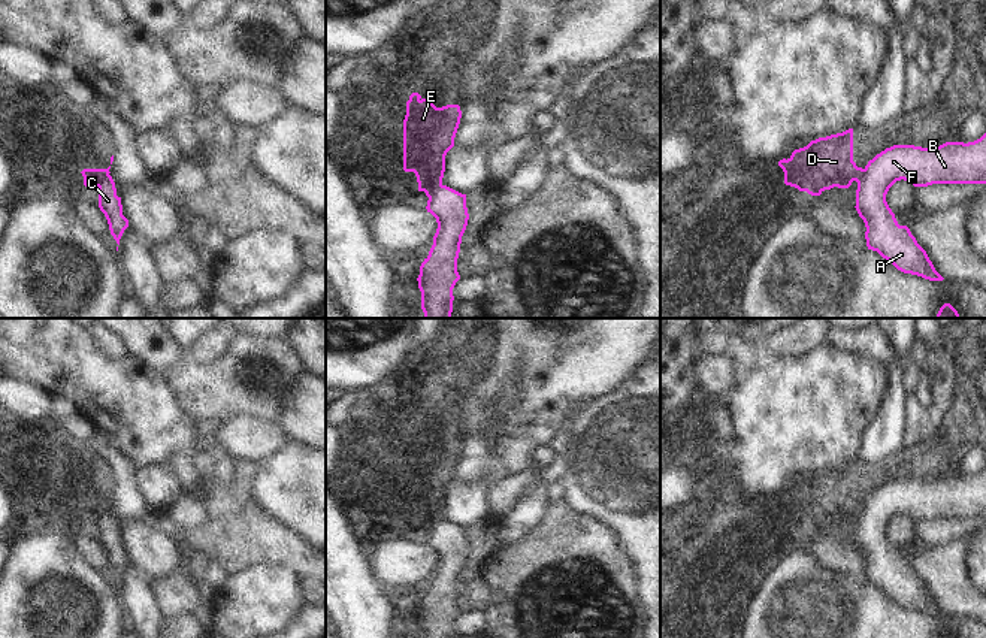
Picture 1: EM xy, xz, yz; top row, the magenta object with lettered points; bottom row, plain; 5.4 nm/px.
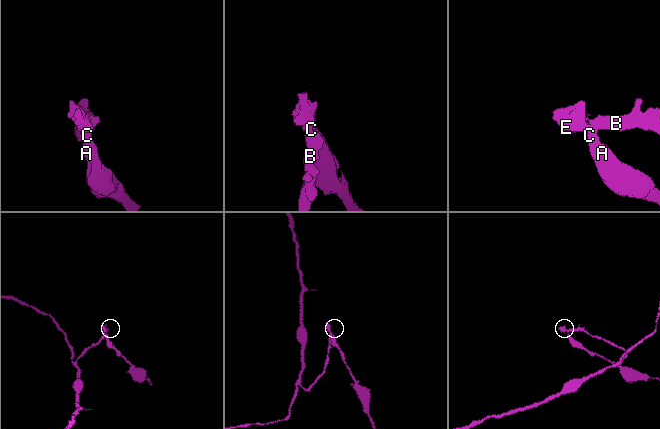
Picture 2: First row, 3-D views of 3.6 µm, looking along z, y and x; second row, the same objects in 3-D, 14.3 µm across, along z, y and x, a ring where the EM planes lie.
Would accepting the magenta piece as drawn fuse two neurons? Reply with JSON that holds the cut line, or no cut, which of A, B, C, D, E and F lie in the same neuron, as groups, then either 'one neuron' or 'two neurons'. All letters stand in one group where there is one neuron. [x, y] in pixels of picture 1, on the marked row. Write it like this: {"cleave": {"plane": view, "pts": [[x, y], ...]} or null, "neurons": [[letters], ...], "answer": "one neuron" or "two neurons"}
{"cleave": {"plane": "yz", "pts": [[865, 169], [858, 184]]}, "neurons": [["A", "B", "C", "F"], ["D", "E"]], "answer": "two neurons"}

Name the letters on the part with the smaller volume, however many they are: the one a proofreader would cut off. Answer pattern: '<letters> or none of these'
D, E

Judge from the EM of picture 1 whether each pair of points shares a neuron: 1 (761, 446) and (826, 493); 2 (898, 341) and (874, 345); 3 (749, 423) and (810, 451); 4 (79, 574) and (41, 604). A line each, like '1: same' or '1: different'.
1: same
2: different
3: same
4: same

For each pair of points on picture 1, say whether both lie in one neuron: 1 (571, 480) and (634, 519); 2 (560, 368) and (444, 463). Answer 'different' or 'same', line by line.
1: same
2: same

